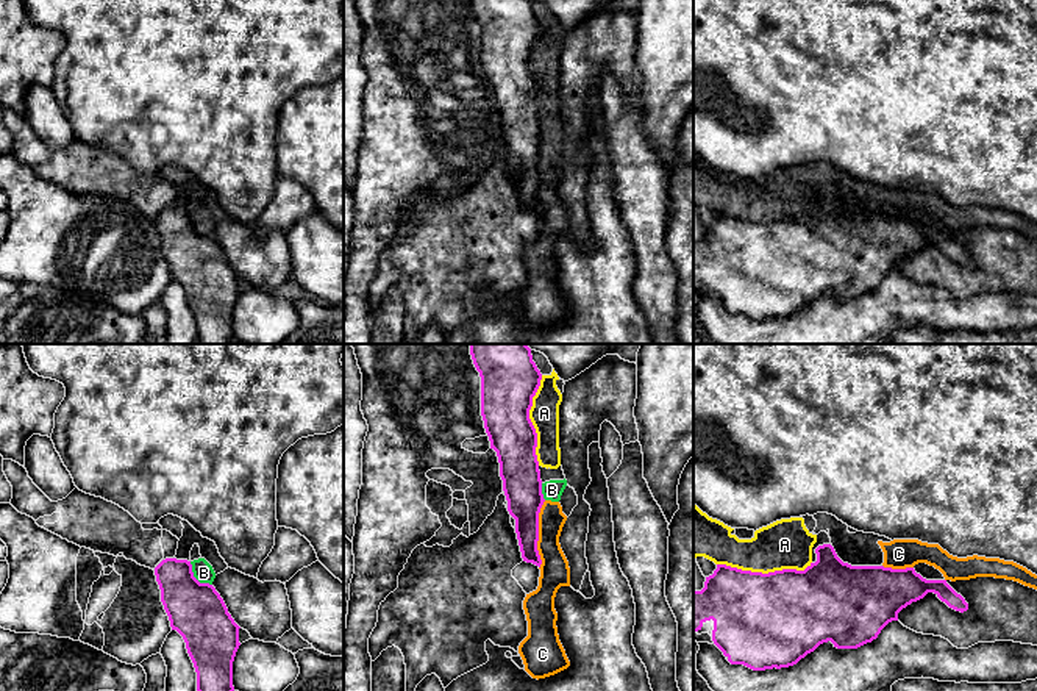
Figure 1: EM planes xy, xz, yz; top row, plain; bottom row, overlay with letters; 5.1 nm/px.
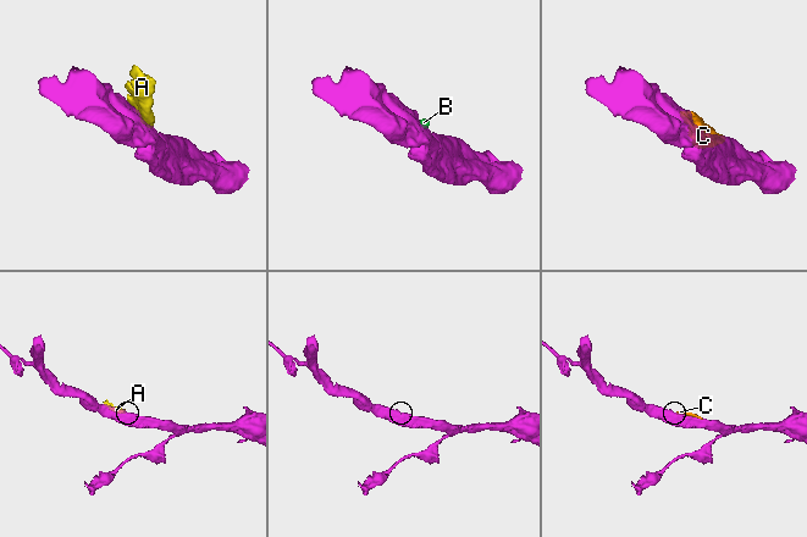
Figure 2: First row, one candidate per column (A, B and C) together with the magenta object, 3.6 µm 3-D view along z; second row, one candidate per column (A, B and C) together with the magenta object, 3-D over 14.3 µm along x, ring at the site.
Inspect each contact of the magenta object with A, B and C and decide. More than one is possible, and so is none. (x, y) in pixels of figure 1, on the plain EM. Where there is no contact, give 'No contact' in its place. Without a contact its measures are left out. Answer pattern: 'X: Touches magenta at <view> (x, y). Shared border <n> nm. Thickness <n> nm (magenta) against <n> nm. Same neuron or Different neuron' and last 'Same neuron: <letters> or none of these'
A: Touches magenta at yz (764, 224). Shared border 480 nm. Thickness 500 nm (magenta) against 260 nm. Different neuron
B: Touches magenta at xy (194, 227). Shared border 170 nm. Thickness 300 nm (magenta) against 100 nm. Different neuron
C: Touches magenta at xz (538, 185). Shared border 360 nm. Thickness 190 nm (magenta) against 160 nm. Different neuron
Same neuron: none of these

